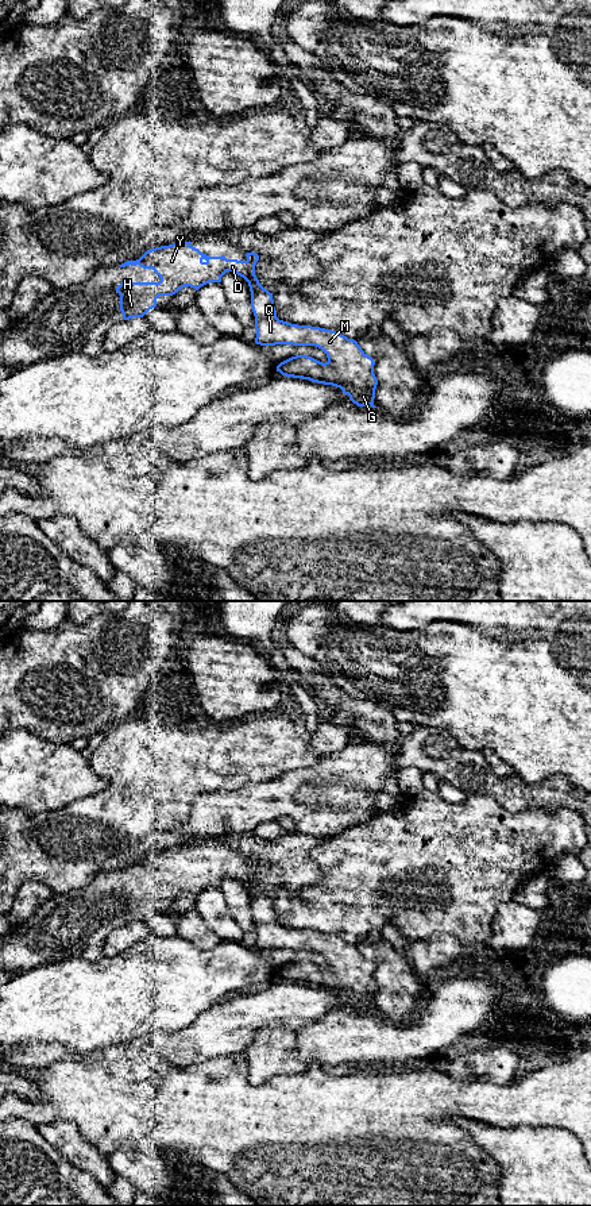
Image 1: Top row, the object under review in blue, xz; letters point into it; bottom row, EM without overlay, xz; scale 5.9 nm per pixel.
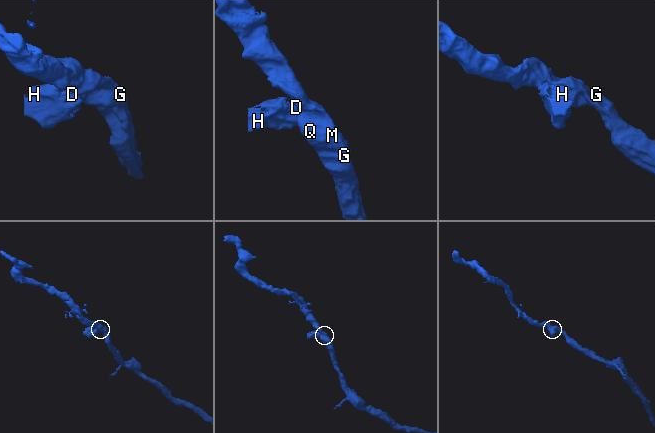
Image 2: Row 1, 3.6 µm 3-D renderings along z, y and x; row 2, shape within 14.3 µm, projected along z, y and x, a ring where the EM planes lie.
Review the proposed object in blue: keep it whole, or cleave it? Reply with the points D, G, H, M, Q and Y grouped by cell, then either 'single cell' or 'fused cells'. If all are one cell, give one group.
D H Y / G M Q; fused cells

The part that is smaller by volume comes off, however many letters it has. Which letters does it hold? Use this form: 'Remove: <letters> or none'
Remove: D, H, Y

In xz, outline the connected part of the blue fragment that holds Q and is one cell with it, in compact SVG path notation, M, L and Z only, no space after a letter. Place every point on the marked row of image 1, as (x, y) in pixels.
M255 274L250 276L247 282L255 316L256 344L316 346L328 357L328 361L322 363L308 355L296 355L281 362L277 371L286 377L340 388L358 407L376 408L374 405L378 385L374 374L375 362L356 340L332 330L279 320L273 293L259 284Z

